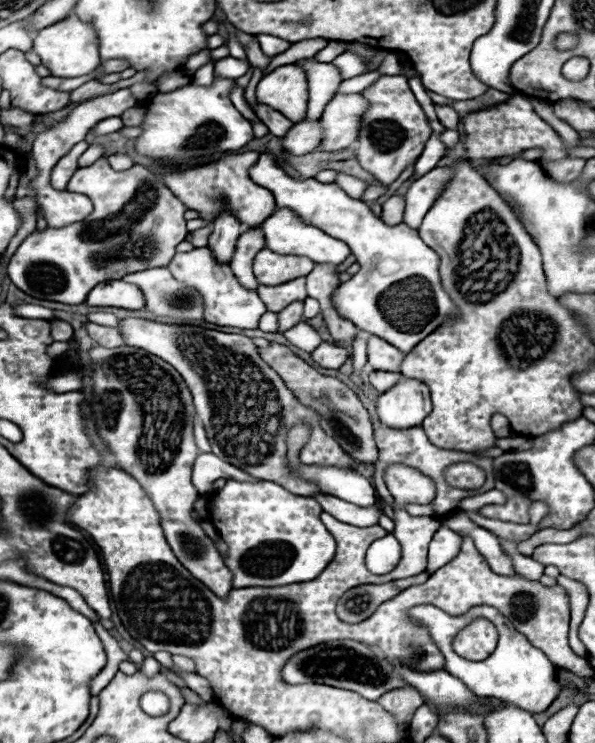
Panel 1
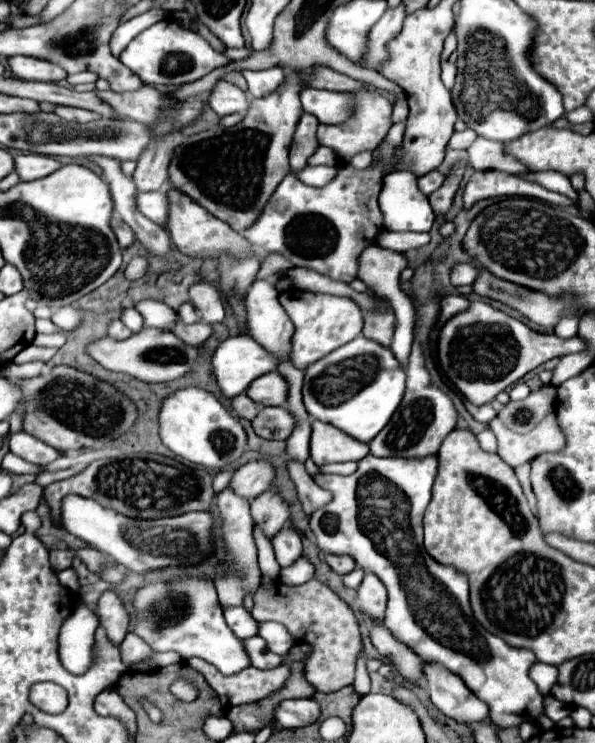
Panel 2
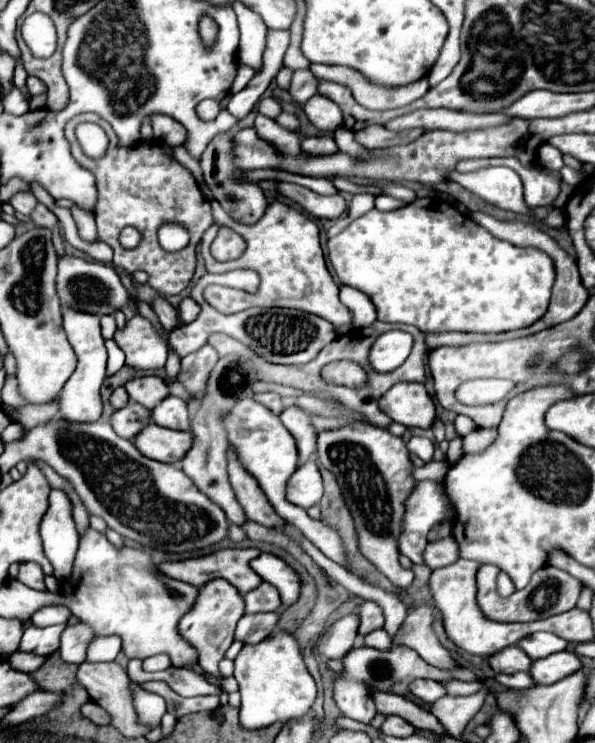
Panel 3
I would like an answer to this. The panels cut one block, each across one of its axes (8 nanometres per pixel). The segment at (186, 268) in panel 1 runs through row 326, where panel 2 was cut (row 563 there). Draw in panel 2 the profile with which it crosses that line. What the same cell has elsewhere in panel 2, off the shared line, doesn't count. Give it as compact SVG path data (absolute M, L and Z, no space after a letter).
M226 486L218 494L218 508L220 516L224 520L224 540L230 550L230 570L226 576L216 580L216 590L218 598L224 606L238 606L242 604L246 592L254 592L260 584L260 568L258 568L258 558L256 558L256 544L252 538L252 516L250 516L250 500L244 496L238 496L230 486Z

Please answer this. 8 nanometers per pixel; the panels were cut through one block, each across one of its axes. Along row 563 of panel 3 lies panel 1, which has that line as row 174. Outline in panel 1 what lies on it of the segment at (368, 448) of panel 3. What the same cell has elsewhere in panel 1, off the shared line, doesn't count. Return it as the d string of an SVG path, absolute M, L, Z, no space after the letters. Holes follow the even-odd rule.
M380 76L362 92L362 96L368 100L368 108L360 118L358 140L352 144L352 148L356 152L358 164L374 174L380 184L390 186L400 176L400 172L408 164L414 164L422 154L424 144L432 136L432 128L422 106L406 88L406 76ZM394 124L400 128L394 128Z

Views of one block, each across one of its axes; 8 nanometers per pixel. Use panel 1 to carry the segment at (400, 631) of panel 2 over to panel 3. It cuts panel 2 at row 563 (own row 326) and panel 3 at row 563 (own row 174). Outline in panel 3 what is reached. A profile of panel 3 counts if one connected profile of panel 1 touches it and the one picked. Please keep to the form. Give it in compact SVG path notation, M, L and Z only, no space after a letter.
M260 554L256 560L250 562L250 566L262 580L266 580L278 588L284 606L290 606L298 600L300 576L282 558L274 556L274 554Z

